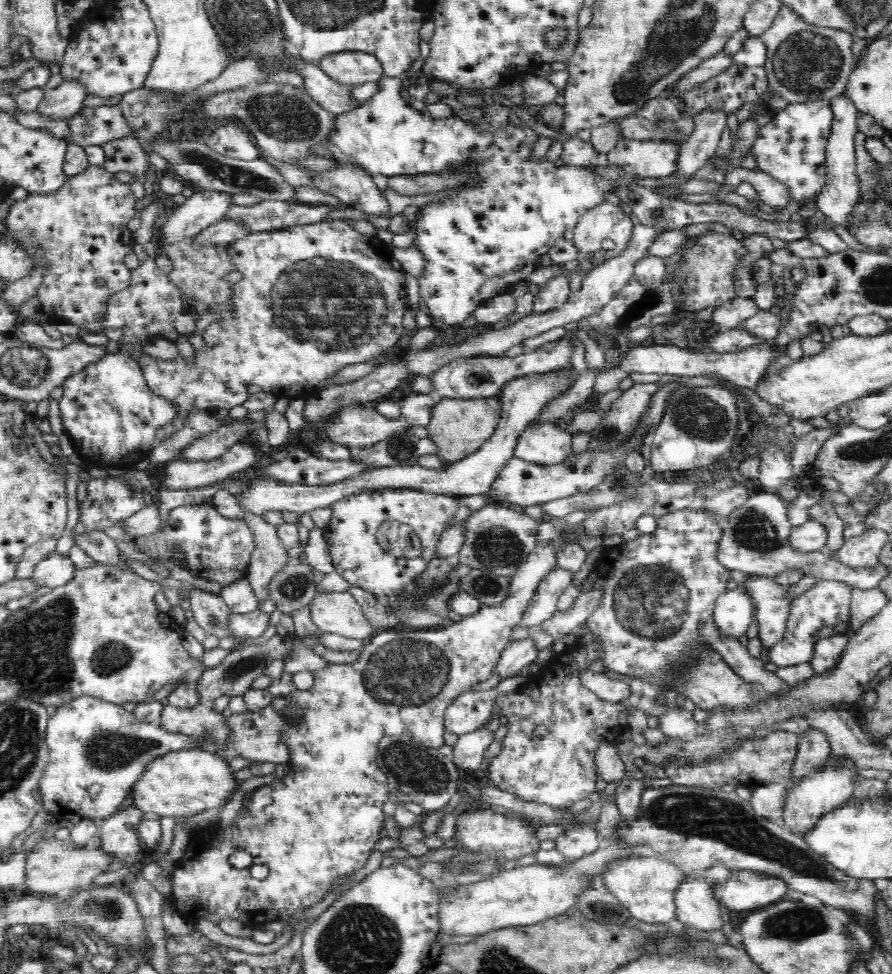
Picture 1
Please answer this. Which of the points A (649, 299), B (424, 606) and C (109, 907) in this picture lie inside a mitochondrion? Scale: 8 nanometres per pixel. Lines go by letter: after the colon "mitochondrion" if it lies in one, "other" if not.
A: mitochondrion
B: mitochondrion
C: mitochondrion

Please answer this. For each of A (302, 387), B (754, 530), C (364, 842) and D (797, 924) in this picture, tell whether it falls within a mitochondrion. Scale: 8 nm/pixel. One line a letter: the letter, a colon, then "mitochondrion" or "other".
A: other
B: mitochondrion
C: other
D: mitochondrion

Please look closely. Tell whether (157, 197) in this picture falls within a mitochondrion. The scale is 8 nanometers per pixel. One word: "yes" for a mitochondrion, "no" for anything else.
no

